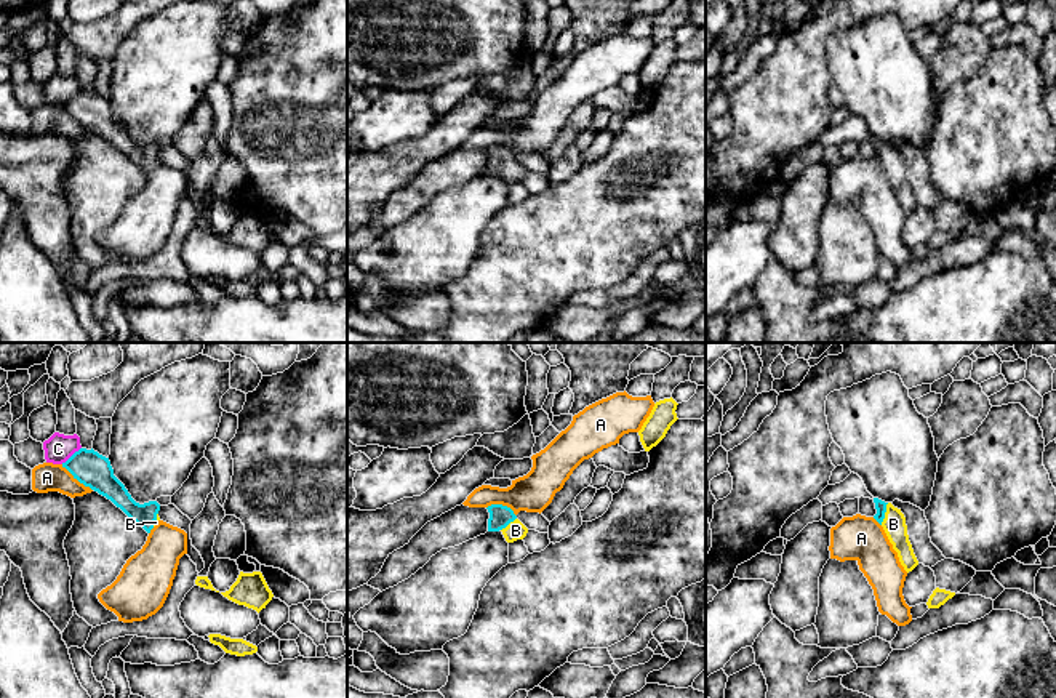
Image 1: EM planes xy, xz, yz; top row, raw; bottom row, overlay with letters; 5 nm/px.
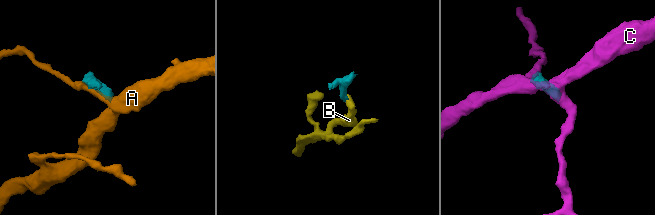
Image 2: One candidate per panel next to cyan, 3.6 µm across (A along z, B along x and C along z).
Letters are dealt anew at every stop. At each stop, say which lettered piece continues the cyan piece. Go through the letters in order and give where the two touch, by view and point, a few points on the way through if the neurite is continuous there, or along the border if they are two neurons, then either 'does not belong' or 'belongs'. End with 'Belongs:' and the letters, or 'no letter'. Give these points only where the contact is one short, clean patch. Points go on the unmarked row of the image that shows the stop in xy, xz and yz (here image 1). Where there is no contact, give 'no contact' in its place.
A: meets cyan in xy at (77, 120); does not belong
B: meets cyan in yz at (884, 156); runs through yz (880, 148), (884, 156), (893, 165); belongs
C: meets cyan in xy at (72, 96); border along xy (80, 88), (61, 104); does not belong
Belongs: B

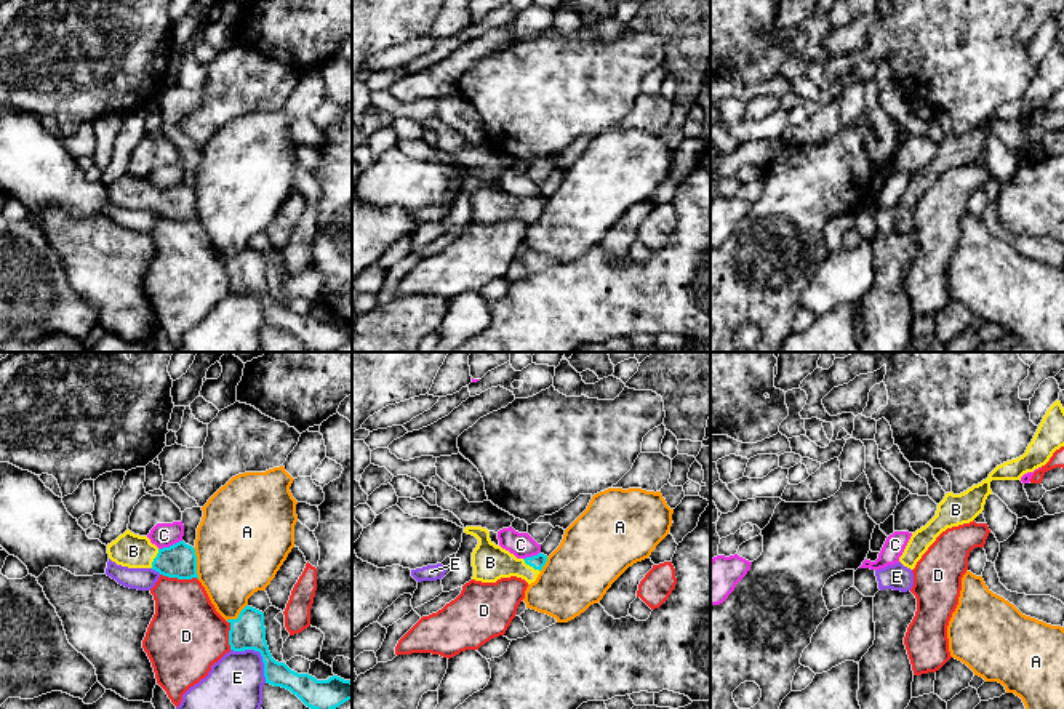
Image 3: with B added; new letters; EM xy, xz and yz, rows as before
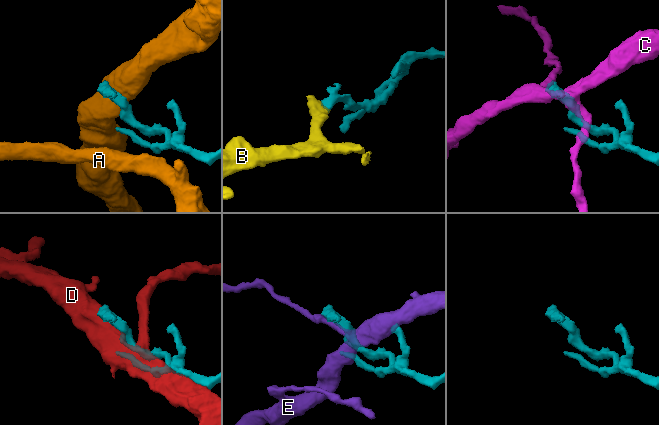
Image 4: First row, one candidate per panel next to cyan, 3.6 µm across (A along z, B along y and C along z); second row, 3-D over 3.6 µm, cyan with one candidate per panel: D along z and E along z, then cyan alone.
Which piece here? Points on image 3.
A: meets cyan in xy at (196, 205); does not belong
B: meets cyan in xz at (532, 207); runs through xz (536, 204), (532, 207), (490, 204); belongs
C: meets cyan in xy at (170, 188); border along xy (181, 181), (159, 191); does not belong
D: meets cyan in xy at (180, 220); does not belong
E: meets cyan in xy at (260, 293); does not belong
Belongs: B

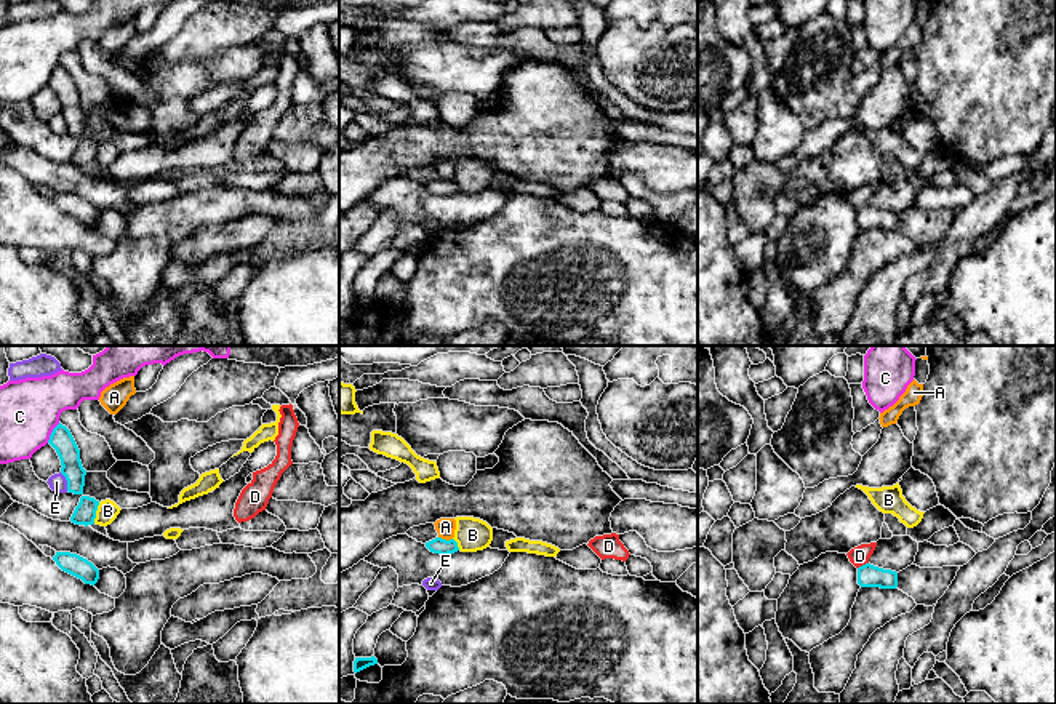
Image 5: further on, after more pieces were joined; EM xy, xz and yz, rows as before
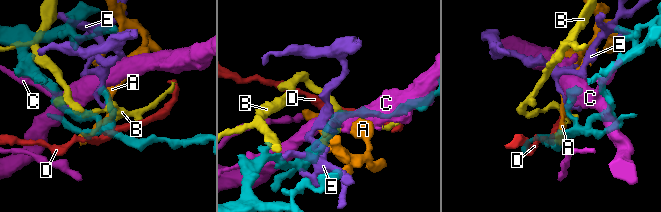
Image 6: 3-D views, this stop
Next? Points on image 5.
A: meets cyan in xz at (445, 181); does not belong
B: meets cyan in xy at (95, 154); border along xy (100, 144), (93, 164); does not belong
C: meets cyan in xy at (52, 74); does not belong
D: meets cyan in yz at (863, 207); border along yz (868, 204), (858, 210); does not belong
E: meets cyan in xy at (68, 124); does not belong
Belongs: no letter

